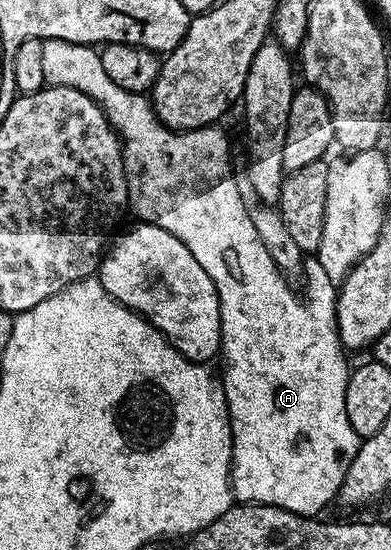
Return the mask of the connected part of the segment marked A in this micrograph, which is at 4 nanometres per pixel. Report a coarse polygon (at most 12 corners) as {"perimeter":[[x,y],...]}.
{"perimeter":[[99,53],[45,83],[120,135],[137,219],[220,301],[232,496],[323,515],[362,439],[337,283],[278,272],[213,124],[172,130]]}

